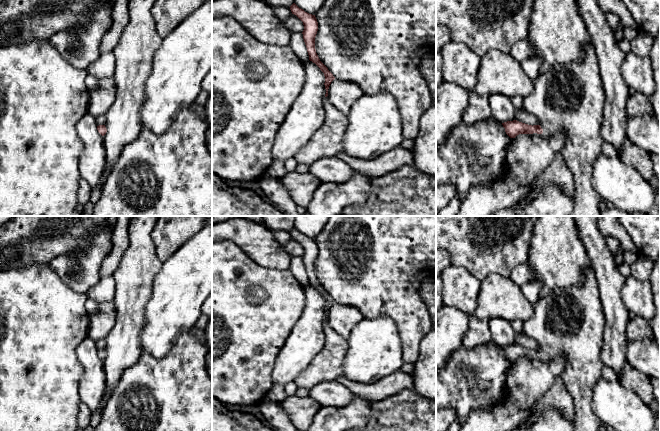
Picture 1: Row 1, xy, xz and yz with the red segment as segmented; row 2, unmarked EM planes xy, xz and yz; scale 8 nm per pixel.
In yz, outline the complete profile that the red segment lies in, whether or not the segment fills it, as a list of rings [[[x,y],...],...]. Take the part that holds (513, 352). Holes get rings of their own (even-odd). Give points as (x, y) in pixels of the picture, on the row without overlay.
[[[593,268],[585,270],[586,279],[581,286],[557,289],[549,294],[543,295],[534,304],[533,315],[523,323],[523,332],[526,336],[533,338],[540,345],[539,349],[528,349],[517,344],[502,347],[506,358],[515,362],[519,358],[543,358],[550,360],[559,354],[566,357],[566,365],[562,372],[562,380],[574,400],[574,431],[599,431],[601,421],[595,415],[592,406],[593,390],[596,382],[602,378],[602,346],[604,344],[604,328],[606,318],[599,296],[598,281]]]

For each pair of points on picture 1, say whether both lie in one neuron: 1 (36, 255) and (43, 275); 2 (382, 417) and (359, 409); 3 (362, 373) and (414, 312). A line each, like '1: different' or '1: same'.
1: different
2: different
3: different

